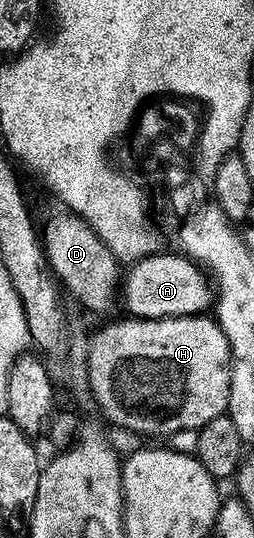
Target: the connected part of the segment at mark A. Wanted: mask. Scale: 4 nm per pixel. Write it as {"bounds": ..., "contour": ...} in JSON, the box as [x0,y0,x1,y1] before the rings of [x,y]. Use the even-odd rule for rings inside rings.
{"bounds":[120,250,212,320],"contour":[[[159,250],[143,260],[135,260],[125,269],[120,280],[120,304],[126,307],[131,317],[139,320],[163,320],[173,316],[196,316],[207,311],[206,307],[212,304],[212,280],[203,269],[194,261],[177,251],[165,252]]]}

